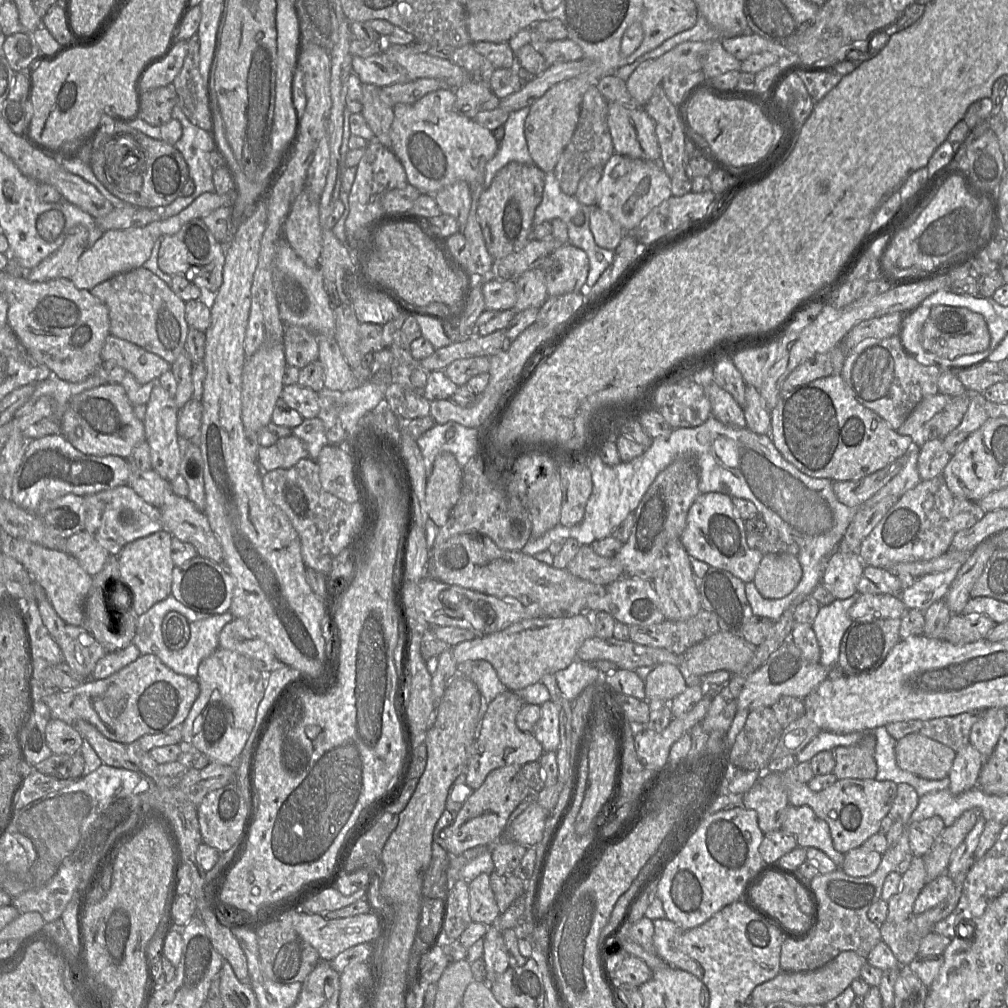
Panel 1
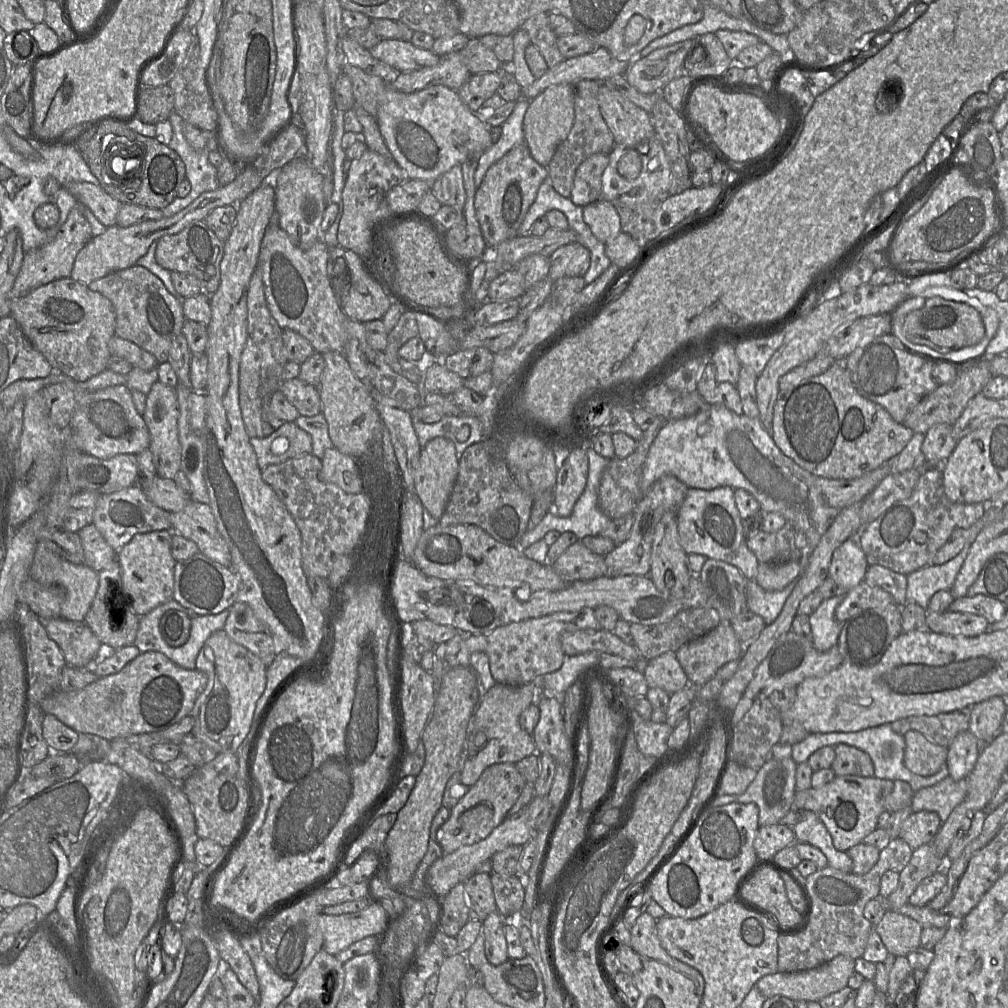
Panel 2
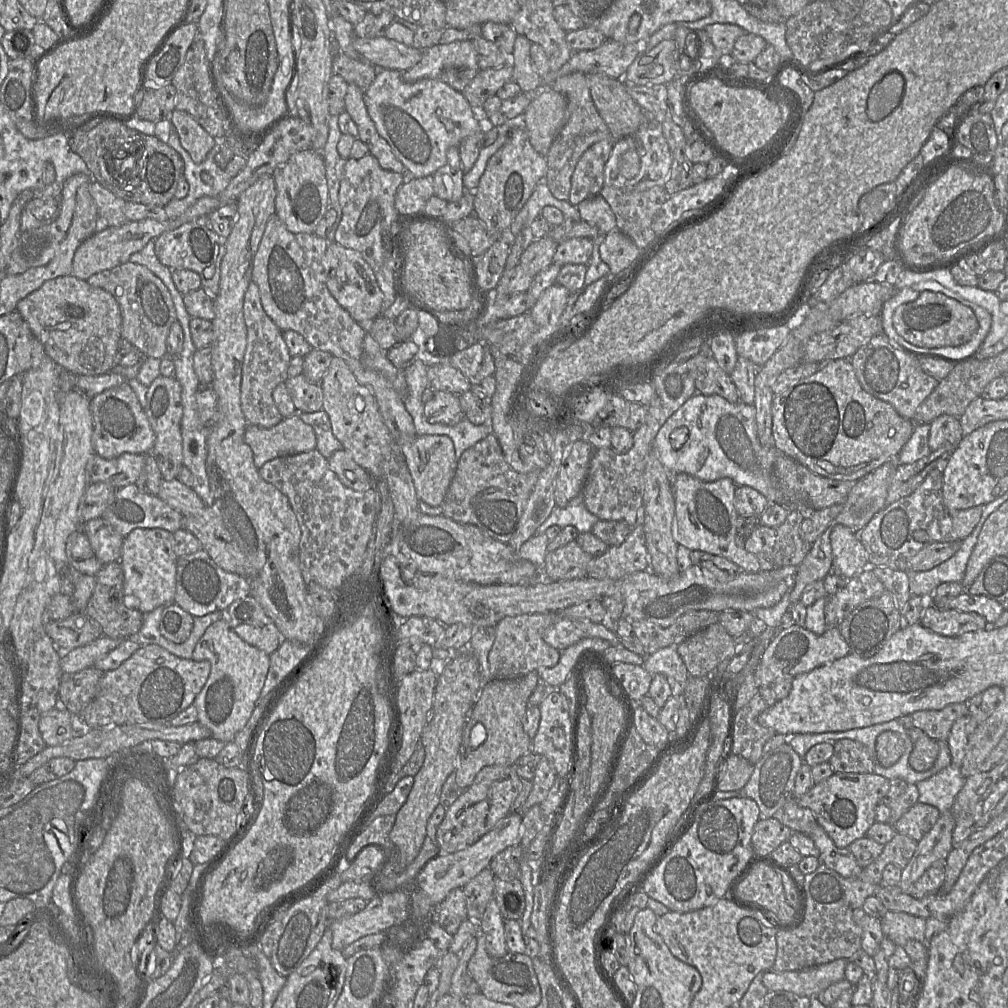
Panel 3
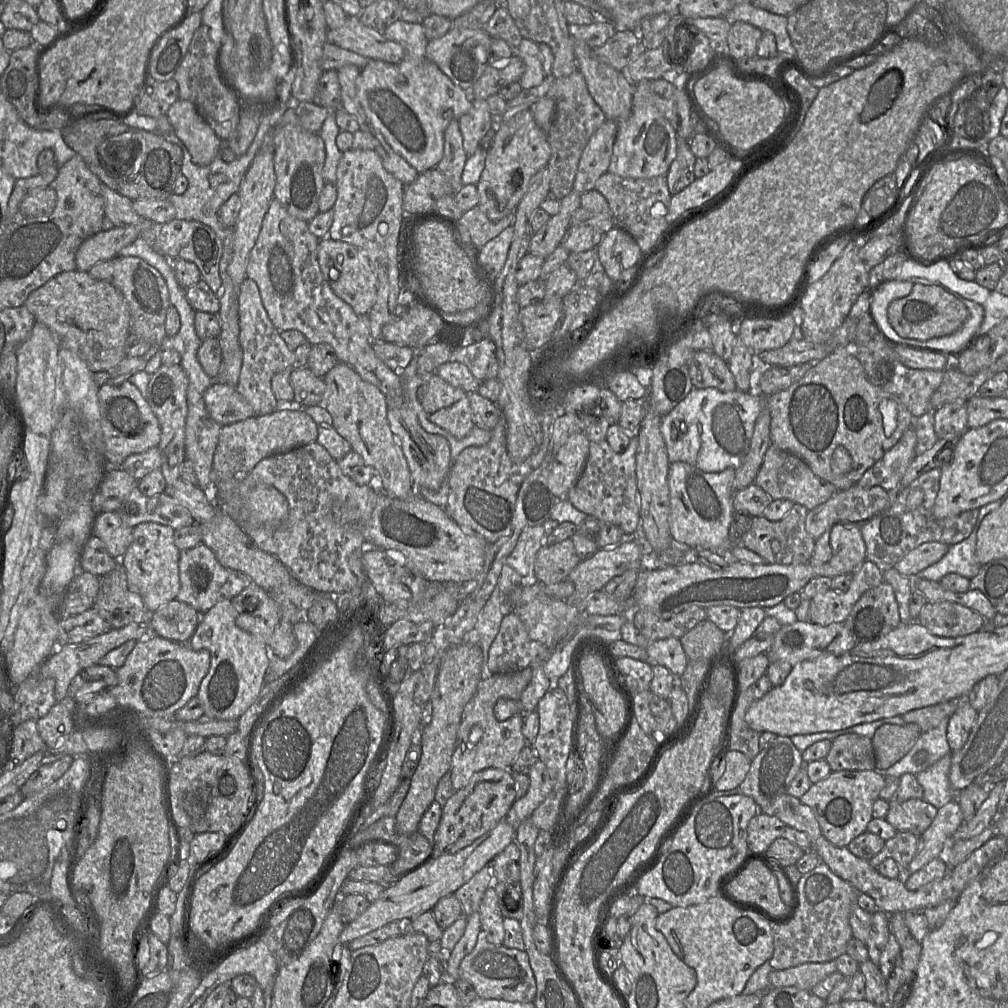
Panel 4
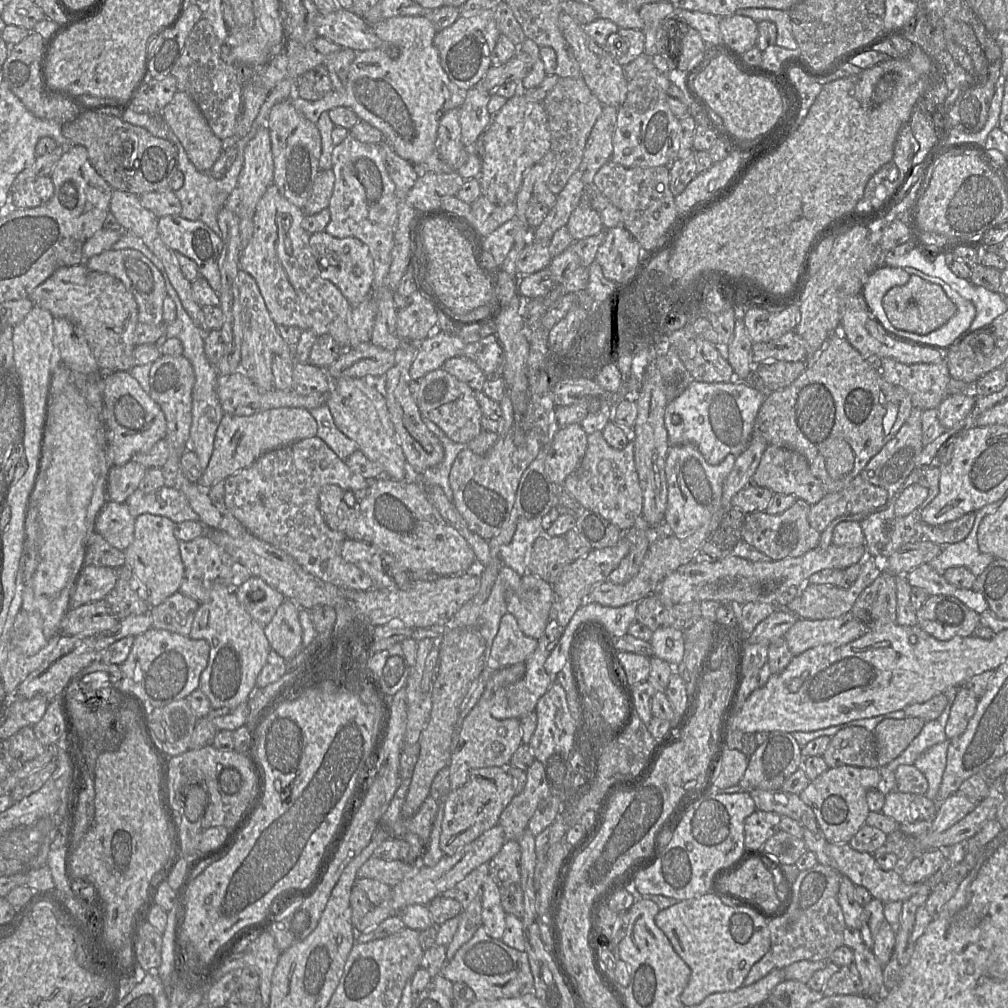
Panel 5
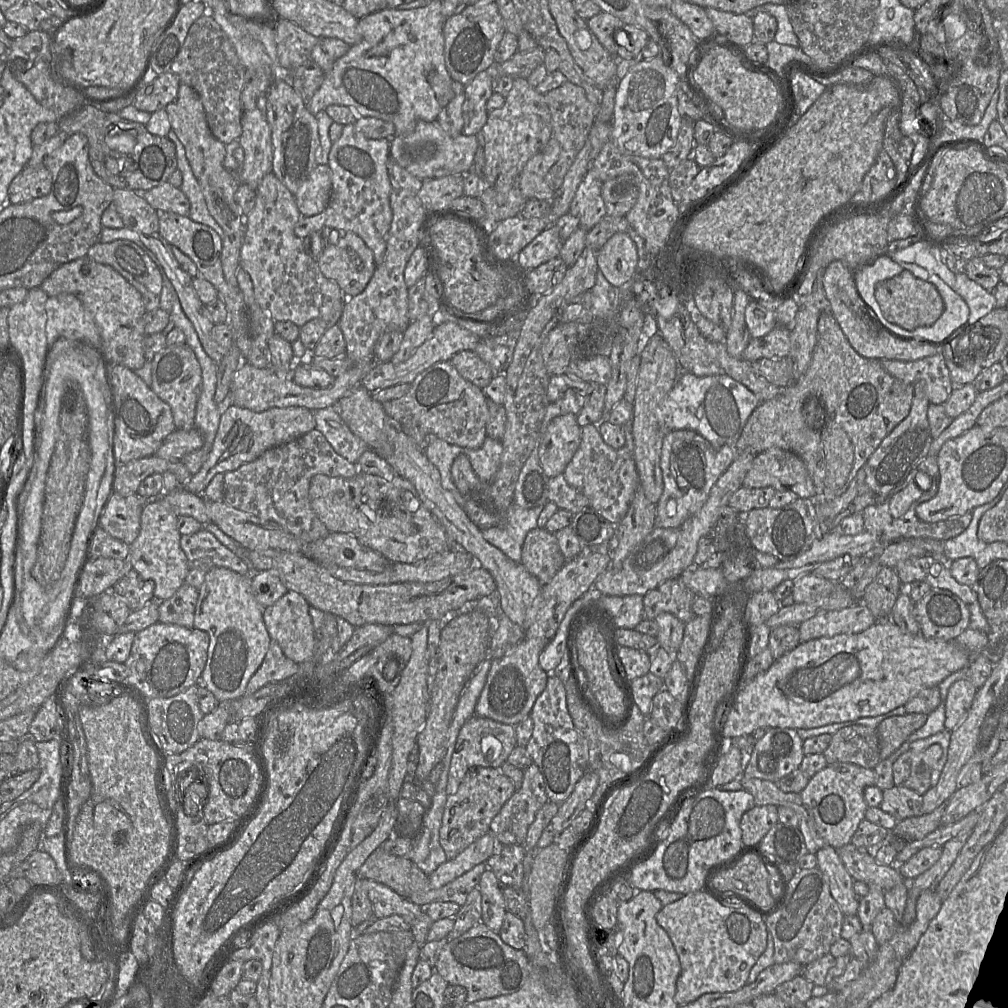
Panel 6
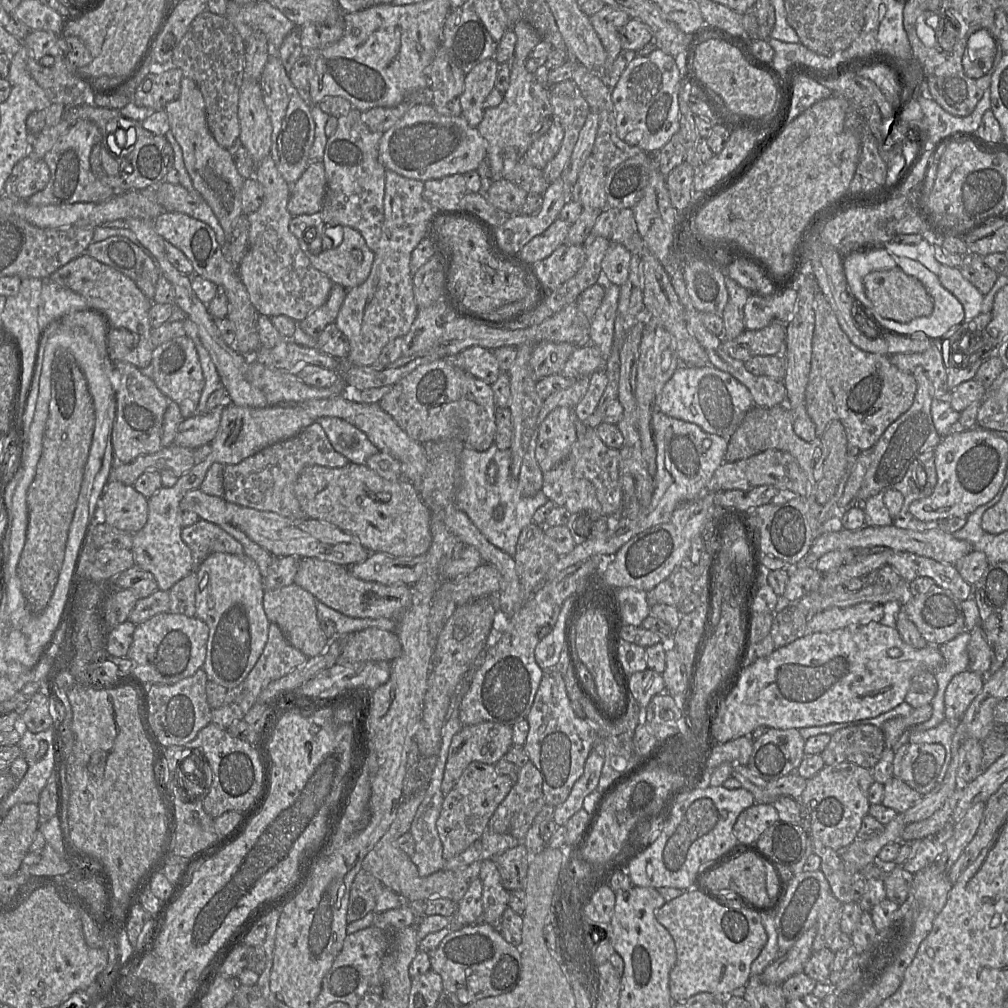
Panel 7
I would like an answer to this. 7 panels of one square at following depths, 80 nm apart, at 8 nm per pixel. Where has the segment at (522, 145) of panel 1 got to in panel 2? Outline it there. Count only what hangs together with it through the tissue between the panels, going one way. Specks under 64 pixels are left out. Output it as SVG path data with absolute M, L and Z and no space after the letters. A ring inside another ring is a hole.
M520 98L516 101L512 113L501 125L502 133L498 142L488 148L479 158L478 166L474 173L476 188L481 185L483 178L491 165L502 158L513 147L525 143L523 121L528 106L529 101L527 99Z

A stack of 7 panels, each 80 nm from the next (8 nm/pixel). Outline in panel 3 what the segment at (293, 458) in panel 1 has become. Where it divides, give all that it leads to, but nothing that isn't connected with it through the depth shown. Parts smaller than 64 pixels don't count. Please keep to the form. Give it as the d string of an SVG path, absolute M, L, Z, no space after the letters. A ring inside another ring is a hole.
M296 413L283 418L277 425L271 428L261 428L247 425L244 433L244 441L253 452L253 460L257 469L266 462L287 455L298 454L316 449L316 435L313 428L304 423Z

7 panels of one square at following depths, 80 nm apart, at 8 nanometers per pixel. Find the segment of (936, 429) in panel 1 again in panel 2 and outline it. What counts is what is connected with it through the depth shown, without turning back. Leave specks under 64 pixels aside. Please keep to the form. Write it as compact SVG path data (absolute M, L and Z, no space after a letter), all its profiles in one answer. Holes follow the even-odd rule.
M981 357L962 364L956 364L958 366L955 380L948 384L938 385L910 411L902 424L914 433L922 434L926 434L932 426L937 424L953 425L961 416L969 401L981 393L983 387L992 379L989 360Z

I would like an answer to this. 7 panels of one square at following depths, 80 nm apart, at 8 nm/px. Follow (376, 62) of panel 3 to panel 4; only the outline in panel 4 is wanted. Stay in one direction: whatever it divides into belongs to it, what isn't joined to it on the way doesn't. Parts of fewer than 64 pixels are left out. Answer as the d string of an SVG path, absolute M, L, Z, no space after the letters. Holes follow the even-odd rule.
M348 16L340 28L327 30L327 40L369 60L399 63L405 56L403 46L364 25L358 16Z

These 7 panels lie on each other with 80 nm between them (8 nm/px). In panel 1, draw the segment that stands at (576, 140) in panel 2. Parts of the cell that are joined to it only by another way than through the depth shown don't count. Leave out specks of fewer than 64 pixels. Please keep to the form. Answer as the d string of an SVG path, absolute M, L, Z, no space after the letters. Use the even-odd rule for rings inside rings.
M591 86L585 92L581 102L576 129L569 143L563 150L553 172L561 190L567 195L574 195L580 179L592 168L604 168L615 153L607 124L608 102L599 92L597 86Z

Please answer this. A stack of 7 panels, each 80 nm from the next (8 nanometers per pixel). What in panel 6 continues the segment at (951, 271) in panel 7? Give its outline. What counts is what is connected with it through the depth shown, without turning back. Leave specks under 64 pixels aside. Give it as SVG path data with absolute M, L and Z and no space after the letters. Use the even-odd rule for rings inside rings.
M955 273L955 278L954 290L969 307L969 326L966 329L970 330L978 320L996 308L996 299L993 293L971 280L966 273Z

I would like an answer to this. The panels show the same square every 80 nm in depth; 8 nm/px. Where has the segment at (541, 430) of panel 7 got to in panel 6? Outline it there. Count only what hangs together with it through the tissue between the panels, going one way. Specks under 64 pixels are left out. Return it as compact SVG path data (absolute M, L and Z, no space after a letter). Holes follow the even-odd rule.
M576 415L555 417L540 437L540 465L548 478L564 473L581 442Z

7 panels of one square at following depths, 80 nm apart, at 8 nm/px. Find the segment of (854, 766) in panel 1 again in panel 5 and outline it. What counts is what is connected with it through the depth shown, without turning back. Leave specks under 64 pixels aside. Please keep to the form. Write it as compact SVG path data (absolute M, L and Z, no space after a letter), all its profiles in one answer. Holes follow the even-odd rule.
M860 726L838 731L822 755L829 768L843 765L878 768L874 732Z

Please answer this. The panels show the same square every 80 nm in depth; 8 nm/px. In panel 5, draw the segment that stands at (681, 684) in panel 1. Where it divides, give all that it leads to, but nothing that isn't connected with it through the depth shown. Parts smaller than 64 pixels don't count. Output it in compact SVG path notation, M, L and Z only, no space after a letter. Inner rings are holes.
M660 627L653 632L649 640L653 656L668 662L677 667L684 654L683 631L672 627Z

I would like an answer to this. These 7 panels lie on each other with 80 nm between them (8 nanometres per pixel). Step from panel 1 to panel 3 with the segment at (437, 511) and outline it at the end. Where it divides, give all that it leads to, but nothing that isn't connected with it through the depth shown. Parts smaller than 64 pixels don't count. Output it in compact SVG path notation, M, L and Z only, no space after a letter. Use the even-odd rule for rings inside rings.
M421 435L416 436L412 443L404 443L401 450L407 462L418 499L430 506L441 505L457 468L452 440L446 435Z

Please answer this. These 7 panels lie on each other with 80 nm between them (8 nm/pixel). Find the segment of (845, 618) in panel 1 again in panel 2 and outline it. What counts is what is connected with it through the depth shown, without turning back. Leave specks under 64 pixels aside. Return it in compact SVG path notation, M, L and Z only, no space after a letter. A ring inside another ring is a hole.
M843 595L823 599L817 610L809 616L813 646L825 652L838 644L842 623L835 618L835 610L842 602Z

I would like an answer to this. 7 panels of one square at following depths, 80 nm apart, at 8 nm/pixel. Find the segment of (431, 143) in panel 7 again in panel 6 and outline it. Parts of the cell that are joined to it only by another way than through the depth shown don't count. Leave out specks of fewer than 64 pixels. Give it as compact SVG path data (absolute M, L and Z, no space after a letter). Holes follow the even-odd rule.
M437 120L418 121L413 132L408 135L394 135L389 142L389 157L421 180L471 171L478 147L476 135L467 136L461 133L452 137L441 128Z

